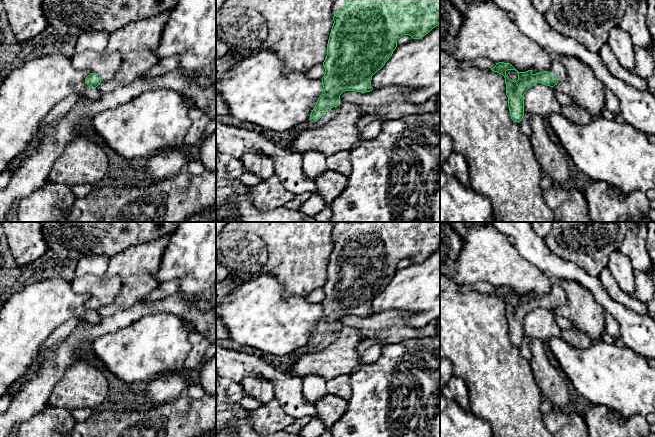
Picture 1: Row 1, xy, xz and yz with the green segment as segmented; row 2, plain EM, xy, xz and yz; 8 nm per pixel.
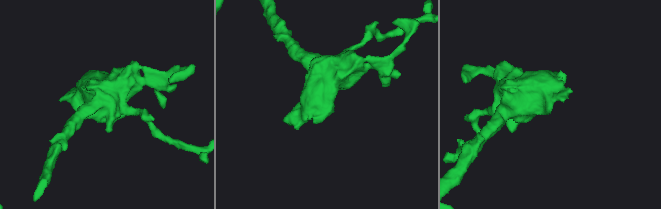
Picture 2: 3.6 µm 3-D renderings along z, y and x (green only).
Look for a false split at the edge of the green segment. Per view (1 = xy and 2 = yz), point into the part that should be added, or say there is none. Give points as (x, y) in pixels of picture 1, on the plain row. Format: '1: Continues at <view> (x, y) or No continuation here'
1: No continuation here
2: No continuation here

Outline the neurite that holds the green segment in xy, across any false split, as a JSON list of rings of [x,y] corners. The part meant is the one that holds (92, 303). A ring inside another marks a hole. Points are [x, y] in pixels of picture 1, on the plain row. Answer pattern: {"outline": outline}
{"outline": [[[90,297],[86,303],[85,307],[93,312],[96,312],[98,309],[100,309],[101,304],[99,303],[98,299],[94,297]]]}

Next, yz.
{"outline": [[[496,287],[491,294],[504,300],[510,340],[514,346],[518,347],[524,340],[525,316],[537,307],[542,307],[550,311],[554,311],[558,307],[556,301],[551,299],[548,295],[543,295],[536,298],[533,298],[532,294],[518,296],[510,287]],[[507,294],[515,294],[518,297],[518,304],[514,306],[509,303],[506,300]]]}

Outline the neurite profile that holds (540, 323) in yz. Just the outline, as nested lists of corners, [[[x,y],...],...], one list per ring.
[[[542,307],[533,309],[524,318],[524,340],[519,346],[522,357],[531,360],[530,341],[533,338],[546,345],[551,338],[560,337],[561,331],[553,311]]]

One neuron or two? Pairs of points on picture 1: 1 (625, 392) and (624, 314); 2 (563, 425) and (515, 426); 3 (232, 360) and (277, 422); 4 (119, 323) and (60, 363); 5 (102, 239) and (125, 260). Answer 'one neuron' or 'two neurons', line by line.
1: two neurons
2: two neurons
3: two neurons
4: one neuron
5: two neurons

